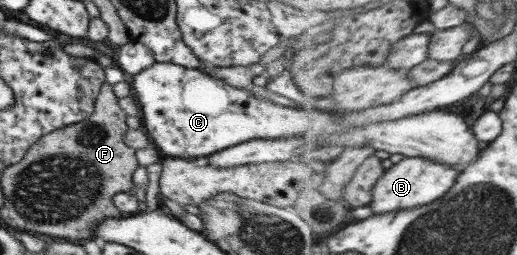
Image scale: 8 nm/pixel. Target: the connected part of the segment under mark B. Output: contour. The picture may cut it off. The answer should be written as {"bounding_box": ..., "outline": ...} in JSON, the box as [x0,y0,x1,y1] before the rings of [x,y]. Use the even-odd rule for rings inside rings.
{"bounding_box":[370,157,461,214],"outline":[[[405,157],[401,162],[393,165],[381,177],[374,188],[374,202],[370,206],[375,214],[423,208],[427,204],[443,198],[453,187],[457,187],[461,170],[425,157]]]}

